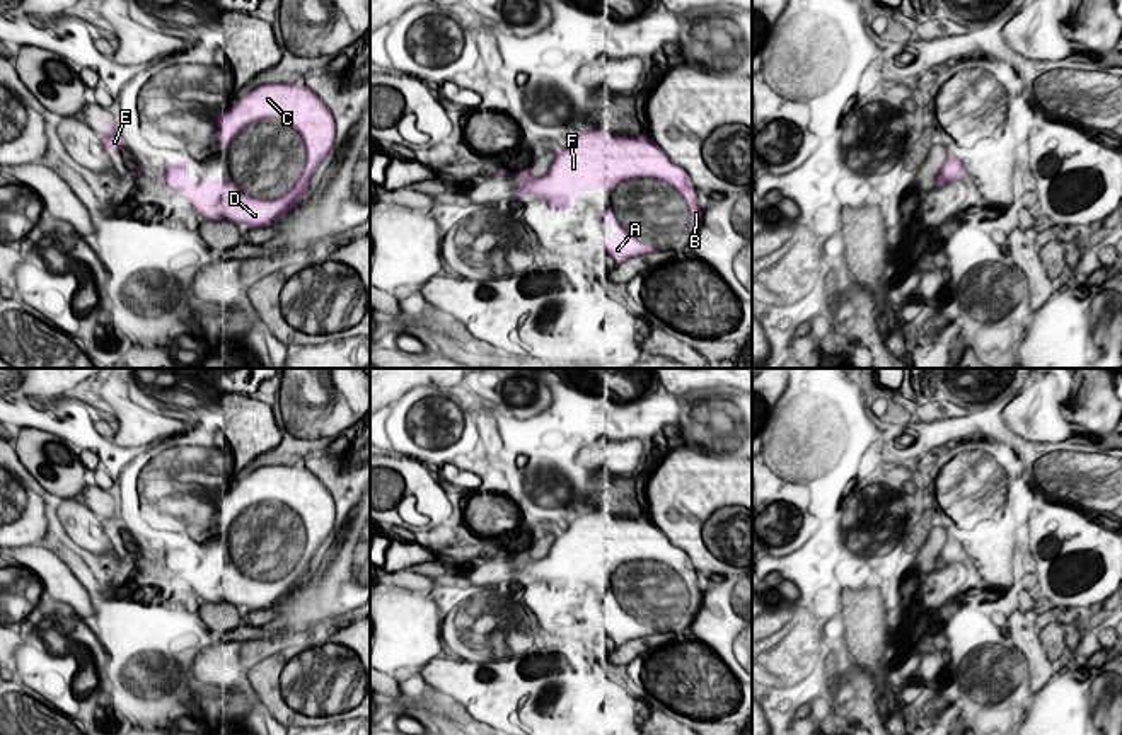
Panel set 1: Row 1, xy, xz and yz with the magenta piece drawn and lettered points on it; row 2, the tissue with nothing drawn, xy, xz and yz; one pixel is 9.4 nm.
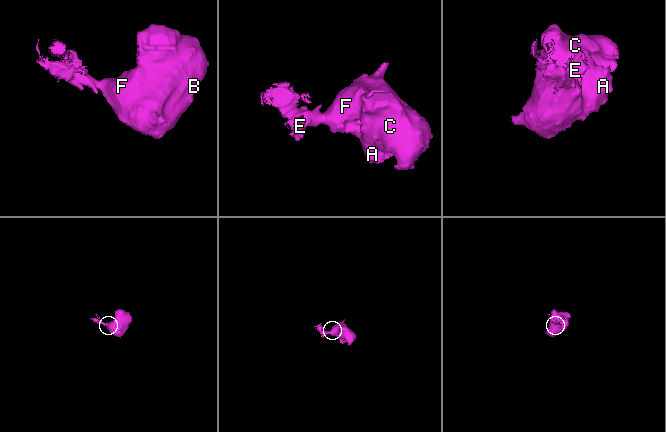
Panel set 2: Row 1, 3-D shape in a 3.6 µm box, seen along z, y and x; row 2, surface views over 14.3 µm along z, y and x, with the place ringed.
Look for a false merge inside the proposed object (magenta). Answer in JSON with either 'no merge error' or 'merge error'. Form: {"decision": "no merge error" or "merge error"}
{"decision": "no merge error"}

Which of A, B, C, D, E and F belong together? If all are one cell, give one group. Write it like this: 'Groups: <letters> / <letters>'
Groups: A B C D E F

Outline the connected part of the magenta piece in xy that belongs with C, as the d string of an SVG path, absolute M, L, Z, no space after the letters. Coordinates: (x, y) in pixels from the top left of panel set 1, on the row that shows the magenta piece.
M264 84L218 116L218 143L227 150L232 140L251 123L281 119L295 128L307 148L307 164L298 182L278 200L252 198L230 177L218 181L191 181L189 159L169 164L162 177L174 191L182 193L206 220L228 220L249 229L276 225L309 193L319 164L331 159L336 123L322 99L300 84Z

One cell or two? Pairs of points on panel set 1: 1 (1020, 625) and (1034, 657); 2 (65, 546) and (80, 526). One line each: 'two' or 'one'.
1: one
2: two

